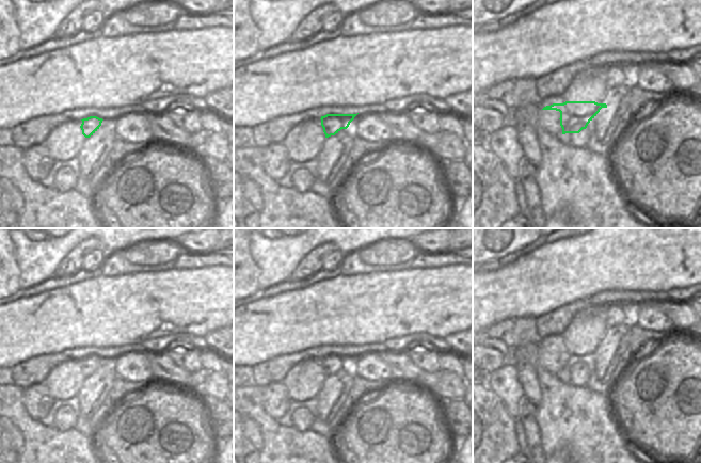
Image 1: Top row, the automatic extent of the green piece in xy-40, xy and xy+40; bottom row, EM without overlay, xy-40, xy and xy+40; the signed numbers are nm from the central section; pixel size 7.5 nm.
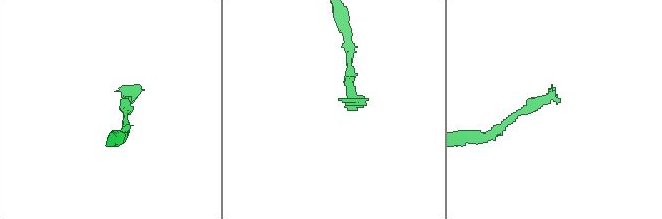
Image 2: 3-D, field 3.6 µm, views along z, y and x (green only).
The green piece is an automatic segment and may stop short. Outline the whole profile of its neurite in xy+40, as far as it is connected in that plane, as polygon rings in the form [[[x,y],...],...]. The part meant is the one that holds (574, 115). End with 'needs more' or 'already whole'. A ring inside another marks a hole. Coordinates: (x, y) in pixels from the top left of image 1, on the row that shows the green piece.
[[[565,101],[546,106],[542,110],[560,112],[560,126],[562,134],[565,134],[579,133],[583,129],[586,129],[602,108],[607,108],[607,105],[595,101]]]; already whole

